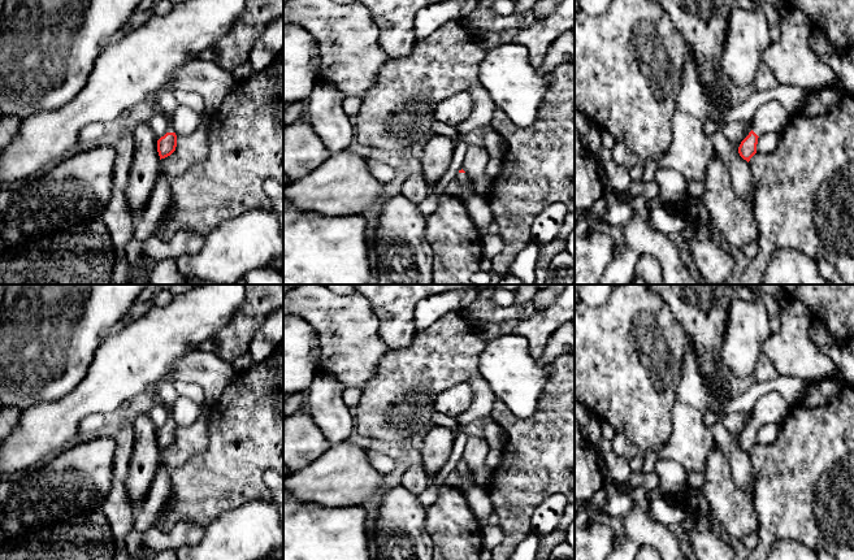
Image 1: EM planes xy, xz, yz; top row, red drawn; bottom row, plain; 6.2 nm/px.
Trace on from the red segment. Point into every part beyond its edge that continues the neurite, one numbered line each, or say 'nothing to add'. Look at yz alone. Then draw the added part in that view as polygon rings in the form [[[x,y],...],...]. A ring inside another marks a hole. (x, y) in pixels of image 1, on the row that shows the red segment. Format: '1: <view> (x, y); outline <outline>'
1: yz (771, 117); outline [[[770,100],[755,112],[753,131],[758,136],[766,133],[780,134],[785,129],[788,116],[784,105],[779,100]]]

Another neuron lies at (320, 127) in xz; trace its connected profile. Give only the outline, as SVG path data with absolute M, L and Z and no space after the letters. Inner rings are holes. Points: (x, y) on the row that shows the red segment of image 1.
M318 82L305 101L304 117L331 155L347 151L355 139L355 126L343 109L343 99L334 86Z

